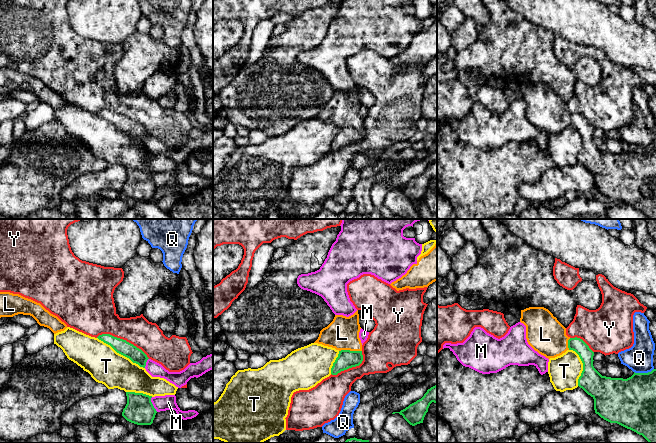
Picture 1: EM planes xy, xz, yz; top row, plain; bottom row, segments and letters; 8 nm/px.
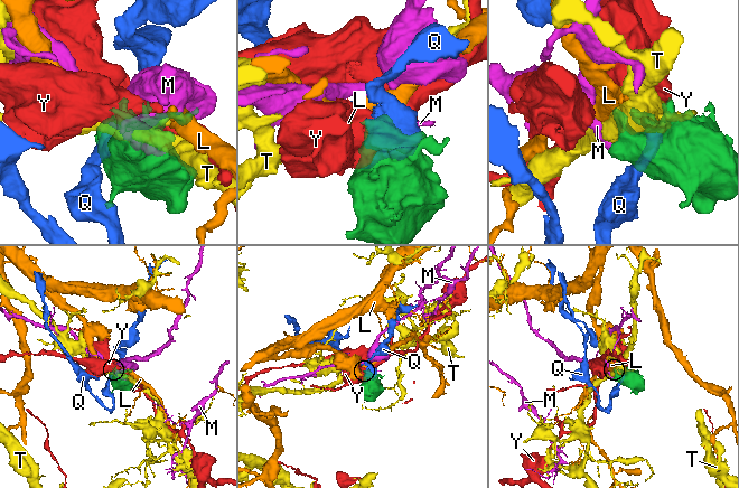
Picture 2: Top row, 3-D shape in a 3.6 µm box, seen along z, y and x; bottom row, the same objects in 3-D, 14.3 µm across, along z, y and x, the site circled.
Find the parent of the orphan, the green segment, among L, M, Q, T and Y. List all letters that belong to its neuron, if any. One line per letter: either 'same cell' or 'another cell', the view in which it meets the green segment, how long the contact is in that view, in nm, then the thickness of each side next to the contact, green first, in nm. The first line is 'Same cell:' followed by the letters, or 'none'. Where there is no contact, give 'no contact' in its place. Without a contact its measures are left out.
Same cell: L
L: same cell | xz | 180 nm | 150/260 nm
M: another cell | xy | 130 nm | 220/130 nm
Q: another cell | yz | 160 nm | 380/220 nm
T: another cell | xy | 460 nm | 120/280 nm
Y: another cell | xy | 460 nm | 120/260 nm

